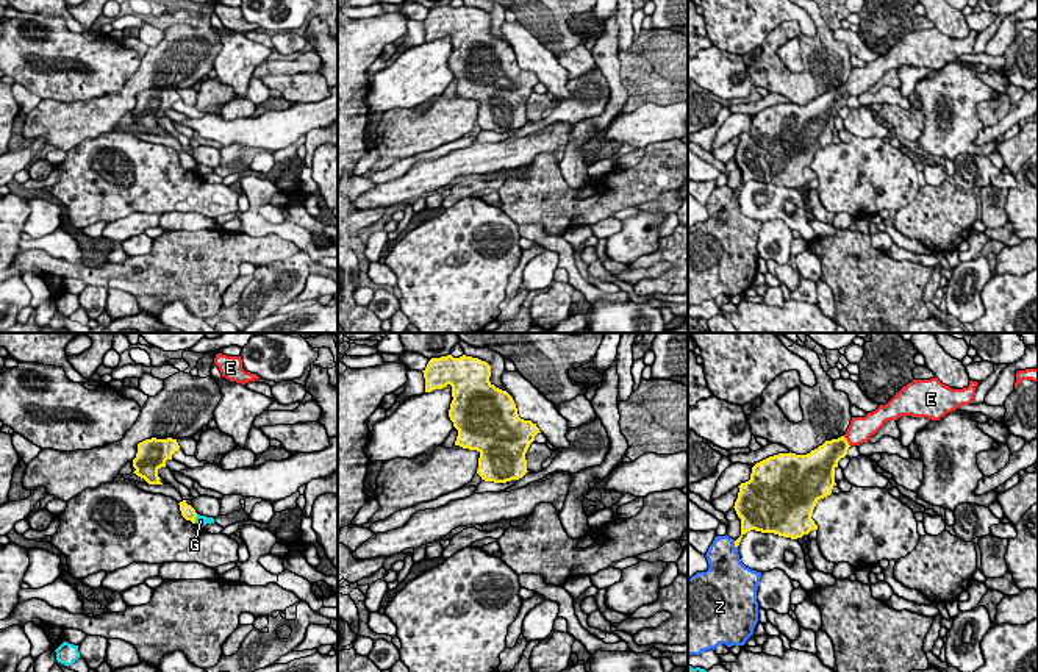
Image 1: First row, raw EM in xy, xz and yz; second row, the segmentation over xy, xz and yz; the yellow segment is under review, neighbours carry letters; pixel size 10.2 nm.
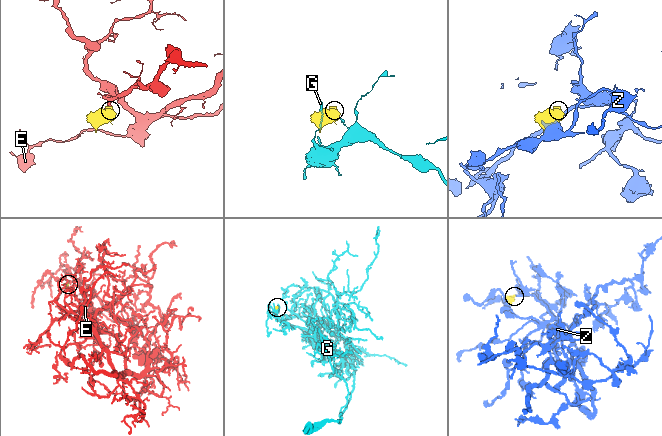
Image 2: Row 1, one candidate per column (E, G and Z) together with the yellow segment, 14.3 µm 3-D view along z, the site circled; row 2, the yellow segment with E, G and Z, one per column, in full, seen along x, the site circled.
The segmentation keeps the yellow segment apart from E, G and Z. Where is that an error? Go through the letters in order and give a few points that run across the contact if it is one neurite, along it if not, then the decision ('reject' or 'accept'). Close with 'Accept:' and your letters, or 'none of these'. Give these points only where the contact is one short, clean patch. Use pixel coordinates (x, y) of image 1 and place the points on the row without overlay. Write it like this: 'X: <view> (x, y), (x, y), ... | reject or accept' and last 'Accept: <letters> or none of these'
E: yz (827, 105), (846, 91), (862, 78) | accept
G: xy (197, 164), (194, 172) | reject
Z: reject
Accept: E

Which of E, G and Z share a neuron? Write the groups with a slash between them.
E / G / Z

